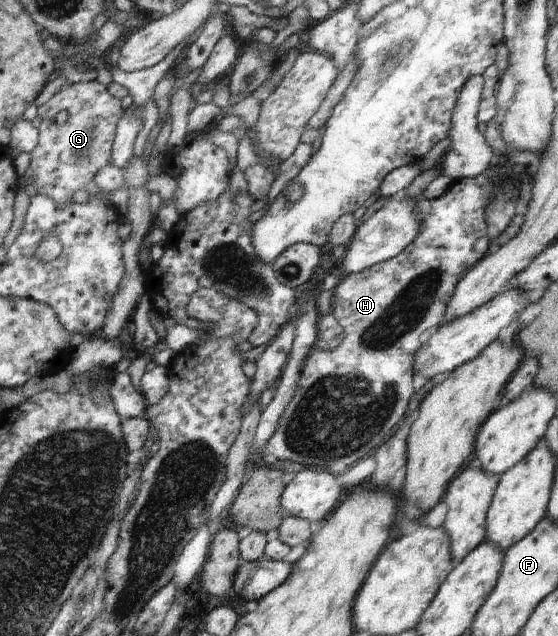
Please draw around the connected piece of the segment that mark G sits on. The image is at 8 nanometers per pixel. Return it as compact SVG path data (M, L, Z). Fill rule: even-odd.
M95 80L85 83L69 83L65 84L51 100L38 107L37 114L42 118L39 127L40 139L31 153L31 163L29 165L34 172L34 186L37 192L50 196L57 203L62 205L74 203L73 192L79 190L79 188L83 189L83 186L89 180L94 180L96 174L112 162L112 148L116 140L120 120L124 116L121 100L111 96L107 86ZM63 110L68 114L68 119L62 125L59 125L55 114L59 114Z

